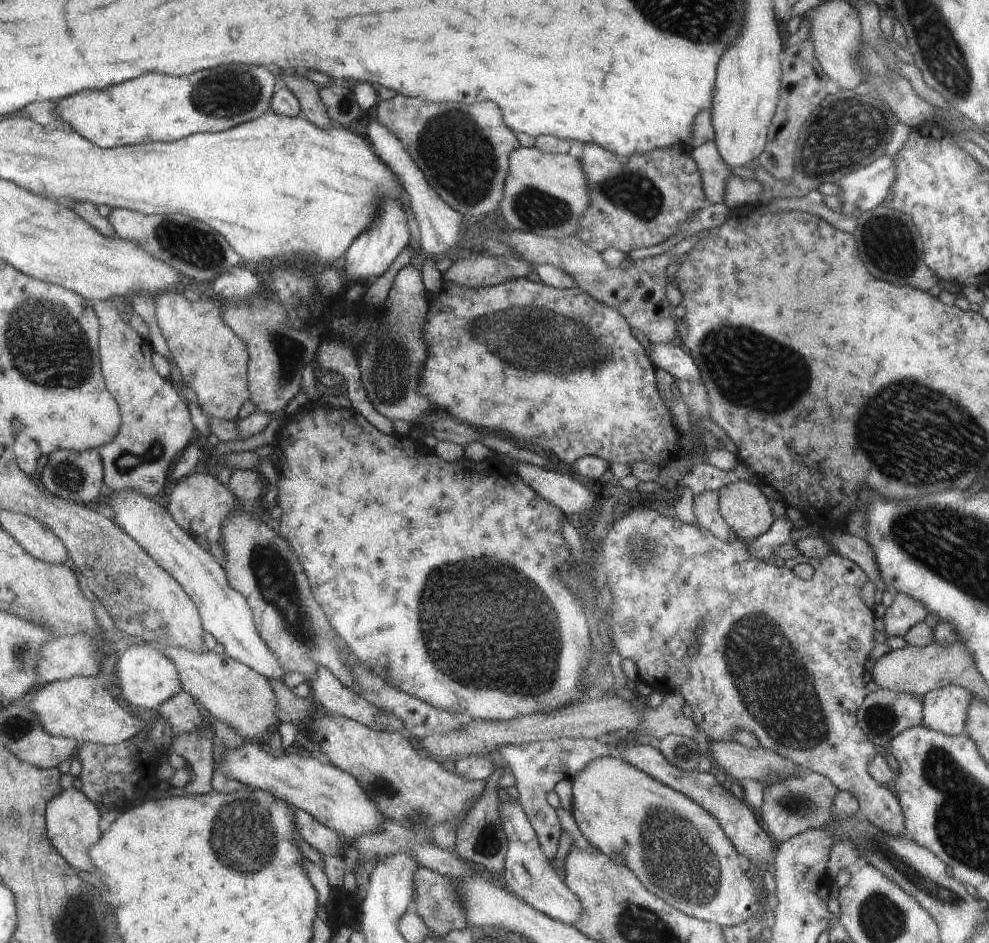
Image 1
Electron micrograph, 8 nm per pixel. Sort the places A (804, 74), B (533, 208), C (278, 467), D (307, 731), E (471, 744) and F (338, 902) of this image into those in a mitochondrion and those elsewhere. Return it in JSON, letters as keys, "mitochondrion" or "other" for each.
{"A":"other","B":"mitochondrion","C":"other","D":"other","E":"other","F":"other"}

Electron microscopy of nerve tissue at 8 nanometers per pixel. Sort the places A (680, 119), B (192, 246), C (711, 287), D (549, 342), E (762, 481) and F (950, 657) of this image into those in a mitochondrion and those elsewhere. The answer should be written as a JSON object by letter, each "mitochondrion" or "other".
{"A":"other","B":"mitochondrion","C":"other","D":"mitochondrion","E":"other","F":"other"}

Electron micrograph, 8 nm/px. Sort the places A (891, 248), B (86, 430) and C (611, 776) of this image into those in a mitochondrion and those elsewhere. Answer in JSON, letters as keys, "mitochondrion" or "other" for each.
{"A":"mitochondrion","B":"other","C":"other"}

